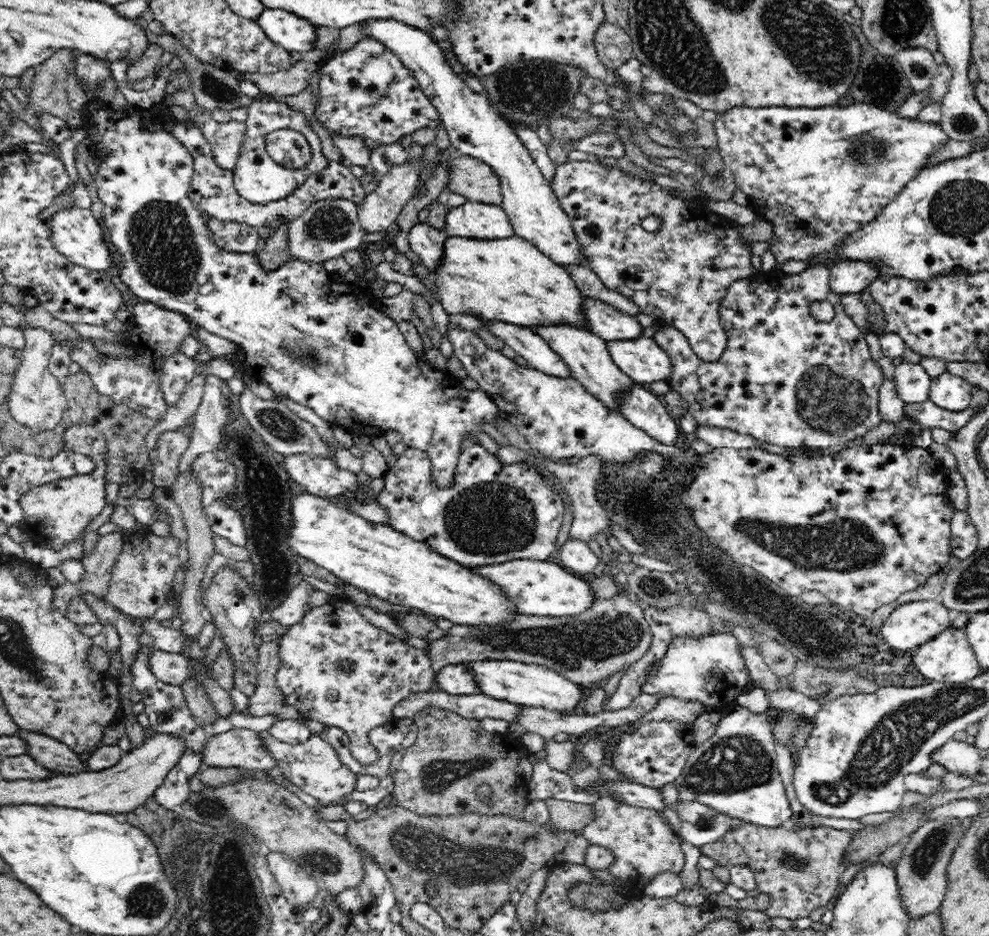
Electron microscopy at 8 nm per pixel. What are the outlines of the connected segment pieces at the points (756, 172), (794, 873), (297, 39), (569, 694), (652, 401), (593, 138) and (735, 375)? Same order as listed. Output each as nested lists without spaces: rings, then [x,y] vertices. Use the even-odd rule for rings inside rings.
[[[852,104],[852,106],[846,106],[846,108],[788,108],[788,107],[768,107],[768,108],[734,108],[733,110],[726,111],[724,114],[715,114],[713,115],[715,119],[715,131],[718,139],[718,150],[720,155],[722,155],[723,161],[726,164],[726,167],[732,172],[734,176],[734,181],[737,188],[740,188],[744,194],[749,196],[750,207],[755,209],[758,213],[758,217],[762,218],[764,221],[771,222],[773,226],[773,237],[771,238],[771,243],[769,246],[770,252],[774,255],[776,262],[778,265],[782,265],[788,260],[808,260],[812,255],[816,253],[824,253],[826,257],[829,257],[837,247],[837,244],[843,240],[844,237],[848,236],[852,232],[856,232],[856,230],[861,229],[865,224],[868,224],[870,221],[874,220],[876,216],[878,216],[879,212],[888,204],[894,196],[898,196],[898,192],[918,177],[918,174],[926,167],[922,167],[922,164],[926,162],[927,156],[940,144],[945,143],[948,139],[946,136],[946,132],[944,129],[936,122],[923,122],[916,118],[902,118],[902,116],[898,116],[898,114],[894,112],[888,112],[888,110],[882,110],[882,108],[874,108],[874,106],[870,106],[870,104]]]
[[[744,821],[736,830],[728,832],[728,840],[733,840],[742,846],[747,858],[750,858],[750,870],[754,873],[757,888],[769,894],[771,903],[765,910],[770,918],[788,918],[798,920],[810,916],[812,910],[820,906],[832,905],[843,887],[838,886],[838,878],[842,870],[842,856],[849,847],[853,837],[850,830],[838,830],[826,827],[790,829],[790,825],[767,827]]]
[[[268,8],[256,22],[272,43],[290,53],[312,51],[317,42],[317,26],[288,9]]]
[[[482,660],[469,662],[478,683],[479,690],[486,696],[507,700],[527,707],[544,708],[558,714],[572,712],[582,698],[582,690],[574,681],[538,664],[525,664],[514,660]]]
[[[636,384],[622,396],[620,403],[623,417],[660,443],[673,445],[680,436],[679,426],[672,420],[672,415],[646,385]]]
[[[615,130],[611,133],[594,133],[593,135],[586,135],[584,138],[573,140],[571,148],[573,150],[580,150],[580,152],[588,152],[588,154],[595,154],[598,157],[614,157],[620,158],[624,155],[624,145],[618,137],[621,131]]]
[[[830,265],[816,266],[814,268],[807,268],[798,274],[787,274],[781,268],[771,269],[768,272],[758,272],[753,278],[744,279],[734,282],[729,286],[726,296],[721,300],[721,308],[719,310],[720,324],[728,335],[727,347],[722,356],[716,361],[705,361],[701,357],[691,353],[687,348],[683,338],[679,337],[673,327],[660,327],[652,336],[654,340],[670,355],[672,363],[674,364],[674,372],[667,383],[670,385],[672,391],[680,394],[680,396],[687,403],[689,413],[698,421],[698,424],[708,427],[718,427],[722,429],[730,429],[736,431],[740,435],[750,435],[751,438],[756,439],[760,443],[776,444],[776,446],[783,446],[786,448],[800,448],[806,449],[824,449],[828,446],[838,446],[838,444],[848,443],[860,436],[861,438],[868,434],[870,430],[878,428],[882,424],[878,412],[878,393],[882,381],[885,376],[880,372],[880,368],[874,364],[874,360],[870,358],[868,352],[868,344],[864,340],[864,334],[860,332],[860,327],[850,319],[846,312],[843,311],[841,296],[831,294],[830,287],[827,282],[830,280]],[[816,300],[828,300],[832,303],[836,315],[830,322],[816,320],[810,315],[810,304]]]

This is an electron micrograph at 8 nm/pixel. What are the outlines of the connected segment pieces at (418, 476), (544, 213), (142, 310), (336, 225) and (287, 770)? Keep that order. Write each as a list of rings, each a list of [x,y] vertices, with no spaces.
[[[464,435],[459,441],[459,458],[454,488],[442,490],[431,482],[432,463],[424,449],[407,447],[397,458],[396,464],[383,474],[384,487],[373,498],[388,516],[387,526],[402,531],[405,536],[425,543],[433,552],[457,561],[466,567],[484,567],[510,560],[527,559],[549,561],[555,559],[555,541],[562,526],[565,505],[536,473],[533,465],[516,462],[502,464],[496,456],[486,452],[476,436]]]
[[[371,17],[364,20],[364,33],[368,39],[378,40],[388,48],[411,71],[421,90],[430,98],[438,110],[445,130],[452,144],[451,152],[472,156],[486,162],[501,178],[505,210],[514,232],[533,244],[540,252],[549,256],[556,264],[586,266],[584,245],[577,239],[572,220],[558,200],[549,181],[536,166],[530,151],[512,126],[500,117],[490,105],[485,94],[473,92],[468,85],[468,77],[458,78],[446,59],[449,57],[444,46],[429,36],[429,33],[394,19]]]
[[[148,301],[136,303],[133,307],[134,310],[132,310],[132,314],[127,319],[127,327],[119,333],[120,338],[122,338],[122,342],[119,342],[119,344],[135,349],[132,356],[105,355],[98,351],[89,339],[80,341],[70,340],[72,350],[69,355],[72,361],[79,364],[90,375],[98,392],[109,396],[115,403],[122,403],[132,410],[140,412],[142,415],[147,416],[147,418],[162,418],[168,412],[169,404],[164,398],[160,368],[162,368],[162,362],[164,362],[166,356],[174,356],[174,354],[180,353],[180,344],[184,342],[186,336],[193,334],[190,330],[190,327],[193,325],[182,314],[165,310]]]
[[[340,197],[313,202],[286,230],[289,258],[323,264],[323,261],[338,258],[348,250],[359,249],[367,232],[359,223],[357,205]]]
[[[267,730],[255,734],[261,740],[267,754],[274,758],[276,770],[306,794],[320,801],[322,806],[348,803],[345,797],[357,790],[357,773],[340,759],[333,745],[322,736],[312,735],[306,742],[288,744],[274,739]]]

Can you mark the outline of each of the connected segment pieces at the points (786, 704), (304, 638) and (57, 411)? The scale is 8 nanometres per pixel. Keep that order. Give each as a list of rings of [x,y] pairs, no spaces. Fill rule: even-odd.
[[[779,688],[777,691],[766,691],[765,693],[768,698],[769,709],[794,711],[805,719],[816,716],[816,712],[820,710],[821,704],[818,701],[812,700],[805,694],[796,692],[791,688]]]
[[[310,584],[298,585],[284,598],[282,602],[275,606],[271,610],[271,616],[274,621],[278,621],[282,625],[287,625],[289,629],[278,638],[279,642],[279,659],[280,659],[280,668],[276,672],[276,682],[279,686],[279,689],[285,695],[285,704],[290,707],[294,707],[300,714],[303,714],[305,718],[315,720],[324,724],[326,727],[336,727],[339,730],[346,732],[347,738],[350,741],[350,752],[352,756],[364,766],[368,764],[374,764],[378,760],[378,751],[374,748],[374,745],[370,743],[368,739],[368,732],[376,726],[383,725],[385,722],[390,721],[393,718],[393,708],[395,704],[398,704],[401,700],[408,698],[408,696],[414,693],[426,693],[430,690],[432,682],[434,681],[435,674],[434,669],[431,666],[431,658],[429,658],[422,650],[418,648],[412,648],[400,637],[390,634],[388,631],[378,628],[373,624],[370,624],[356,609],[352,601],[335,599],[334,601],[329,601],[322,606],[316,606],[316,608],[309,609],[306,604],[308,604],[308,597],[316,592],[316,589],[310,586]],[[344,662],[349,662],[351,664],[350,670],[344,672],[341,670],[342,664]]]
[[[30,327],[22,331],[25,336],[25,345],[21,350],[23,357],[11,381],[7,405],[16,422],[37,432],[54,430],[60,424],[67,408],[67,398],[59,378],[48,371],[48,359],[57,336],[40,327]]]

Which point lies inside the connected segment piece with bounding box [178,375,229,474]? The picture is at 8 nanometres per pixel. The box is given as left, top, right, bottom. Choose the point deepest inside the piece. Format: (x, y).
(211, 417)

